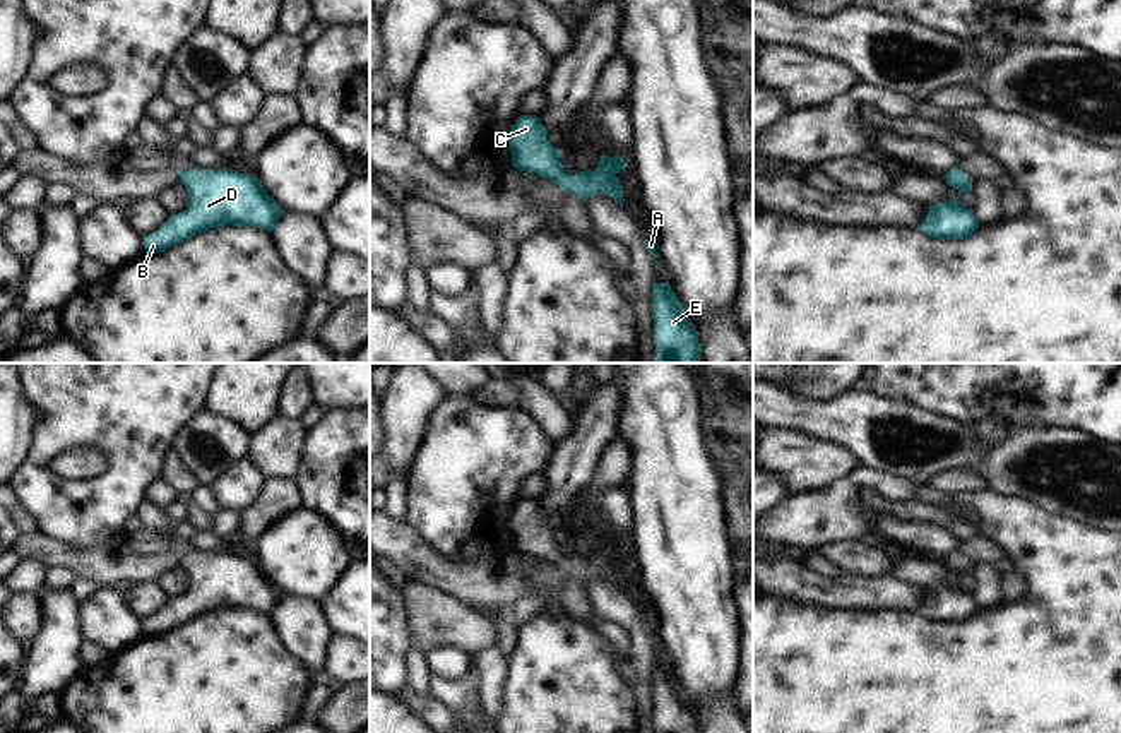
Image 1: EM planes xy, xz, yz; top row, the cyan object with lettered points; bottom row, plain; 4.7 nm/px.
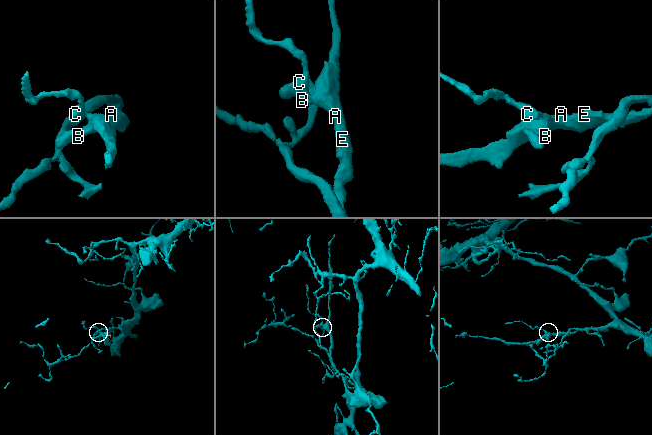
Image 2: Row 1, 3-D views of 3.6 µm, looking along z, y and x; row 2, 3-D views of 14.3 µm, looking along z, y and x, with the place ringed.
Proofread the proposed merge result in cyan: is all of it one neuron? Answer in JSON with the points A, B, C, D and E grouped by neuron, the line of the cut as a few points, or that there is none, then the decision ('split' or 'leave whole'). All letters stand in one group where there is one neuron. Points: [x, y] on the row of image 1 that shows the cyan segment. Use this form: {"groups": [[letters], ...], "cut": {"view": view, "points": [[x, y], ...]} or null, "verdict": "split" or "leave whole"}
{"groups": [["A", "B", "C", "D", "E"]], "cut": null, "verdict": "leave whole"}

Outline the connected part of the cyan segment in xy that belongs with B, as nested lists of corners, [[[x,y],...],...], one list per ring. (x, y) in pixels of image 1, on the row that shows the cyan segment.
[[[193,166],[190,171],[178,171],[178,176],[190,199],[187,209],[144,236],[145,253],[164,252],[197,233],[224,224],[250,224],[272,231],[282,216],[262,182],[246,173]]]

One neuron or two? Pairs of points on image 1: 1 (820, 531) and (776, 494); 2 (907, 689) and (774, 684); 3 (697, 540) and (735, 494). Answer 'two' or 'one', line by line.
1: two
2: one
3: two

